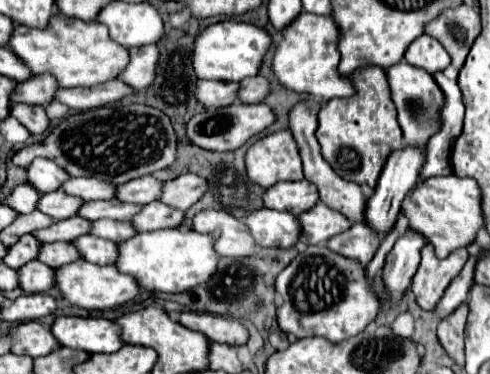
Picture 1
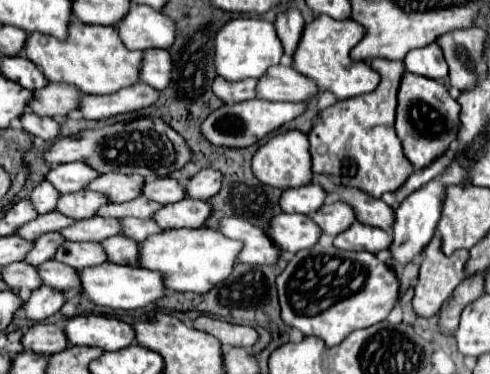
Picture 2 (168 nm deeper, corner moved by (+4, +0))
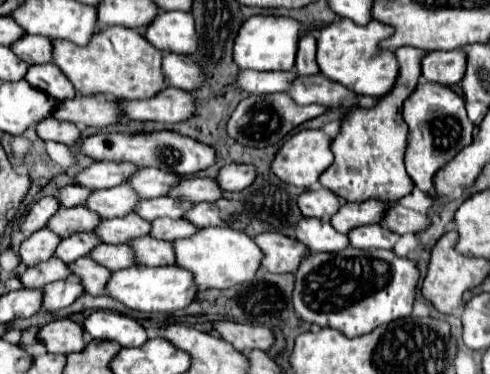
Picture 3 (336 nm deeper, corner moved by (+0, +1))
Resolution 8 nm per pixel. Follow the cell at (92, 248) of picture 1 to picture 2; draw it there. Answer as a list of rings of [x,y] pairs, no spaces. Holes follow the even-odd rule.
[[[121,234],[111,236],[101,242],[109,262],[137,266],[137,244],[131,238],[123,238]]]

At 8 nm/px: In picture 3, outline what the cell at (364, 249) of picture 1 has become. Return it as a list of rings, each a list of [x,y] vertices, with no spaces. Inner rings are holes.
[[[381,223],[355,227],[349,233],[351,245],[355,245],[359,249],[393,249],[393,245],[397,243],[397,239],[399,239],[399,235],[393,233],[393,231],[389,231]]]

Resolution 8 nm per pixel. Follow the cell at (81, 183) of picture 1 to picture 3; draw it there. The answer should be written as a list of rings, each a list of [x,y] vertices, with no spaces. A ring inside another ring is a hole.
[[[141,169],[129,179],[129,185],[139,193],[139,197],[155,199],[167,195],[169,189],[179,181],[181,177],[175,173],[167,173],[159,169]]]

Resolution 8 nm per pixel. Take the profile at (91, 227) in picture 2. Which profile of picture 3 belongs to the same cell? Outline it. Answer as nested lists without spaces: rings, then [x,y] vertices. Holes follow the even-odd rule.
[[[129,213],[127,217],[117,217],[117,219],[105,219],[95,233],[103,239],[103,243],[129,243],[137,237],[145,237],[151,233],[151,221],[141,219],[135,213]]]

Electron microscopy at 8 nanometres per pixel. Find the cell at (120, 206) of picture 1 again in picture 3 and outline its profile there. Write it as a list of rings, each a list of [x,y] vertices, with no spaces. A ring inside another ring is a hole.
[[[157,197],[157,199],[143,199],[141,205],[135,209],[135,213],[147,221],[153,221],[159,217],[181,219],[191,207],[193,205],[189,201],[181,201],[175,197]]]

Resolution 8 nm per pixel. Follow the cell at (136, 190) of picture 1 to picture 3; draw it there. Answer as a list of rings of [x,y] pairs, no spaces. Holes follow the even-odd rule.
[[[185,177],[179,185],[171,189],[171,197],[179,197],[183,201],[191,203],[203,203],[203,201],[219,201],[223,197],[223,189],[219,189],[219,183],[209,177]]]

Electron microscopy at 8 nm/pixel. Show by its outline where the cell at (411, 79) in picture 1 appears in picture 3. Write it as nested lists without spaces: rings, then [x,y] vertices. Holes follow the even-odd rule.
[[[419,85],[403,107],[403,119],[409,127],[405,151],[407,173],[413,179],[415,187],[419,187],[425,195],[435,197],[433,179],[437,171],[443,169],[449,161],[453,161],[455,155],[473,141],[473,123],[467,117],[465,101],[445,85]]]

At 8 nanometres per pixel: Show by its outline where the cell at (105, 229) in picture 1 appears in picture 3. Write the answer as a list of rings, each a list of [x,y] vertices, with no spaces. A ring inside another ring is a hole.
[[[155,219],[153,221],[153,229],[151,235],[157,239],[167,239],[167,241],[175,241],[175,239],[183,239],[183,237],[191,237],[195,235],[199,229],[185,221],[185,219]]]

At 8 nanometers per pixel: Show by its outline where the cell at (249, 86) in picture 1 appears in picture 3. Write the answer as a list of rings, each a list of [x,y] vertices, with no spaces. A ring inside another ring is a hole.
[[[323,73],[309,75],[309,77],[297,77],[293,81],[291,89],[287,91],[291,99],[299,105],[323,105],[323,107],[343,107],[343,101],[349,101],[351,105],[359,105],[359,95],[349,91],[337,81],[327,79]]]

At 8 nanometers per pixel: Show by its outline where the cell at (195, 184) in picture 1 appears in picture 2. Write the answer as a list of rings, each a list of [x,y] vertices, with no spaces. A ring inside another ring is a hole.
[[[205,168],[197,172],[193,178],[189,178],[189,182],[185,184],[185,196],[193,200],[209,200],[219,192],[221,182],[223,182],[223,176],[217,170]]]

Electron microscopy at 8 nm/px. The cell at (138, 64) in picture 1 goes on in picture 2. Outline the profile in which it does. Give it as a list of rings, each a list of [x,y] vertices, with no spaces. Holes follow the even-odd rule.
[[[145,50],[139,80],[149,84],[155,90],[163,90],[171,82],[171,58],[167,50]]]

